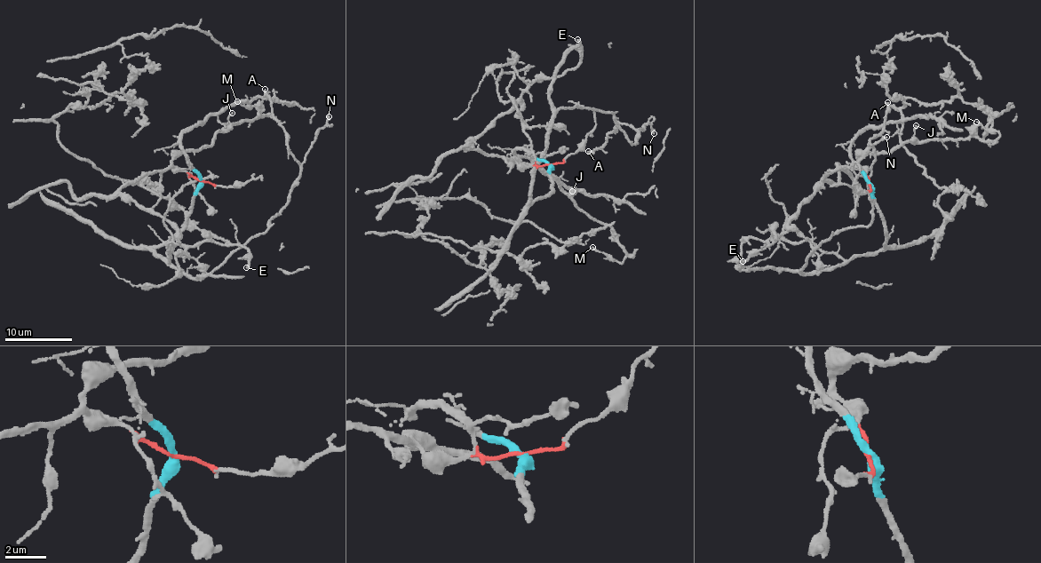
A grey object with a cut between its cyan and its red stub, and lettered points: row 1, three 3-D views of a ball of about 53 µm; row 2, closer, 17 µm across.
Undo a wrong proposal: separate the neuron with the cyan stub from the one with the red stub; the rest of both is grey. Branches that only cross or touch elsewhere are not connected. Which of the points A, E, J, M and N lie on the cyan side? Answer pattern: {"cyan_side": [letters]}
{"cyan_side": ["A", "N"]}

